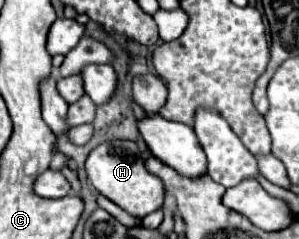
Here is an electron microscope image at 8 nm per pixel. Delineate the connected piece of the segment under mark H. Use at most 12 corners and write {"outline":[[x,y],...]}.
{"outline":[[132,141],[88,155],[98,193],[142,219],[162,207],[164,185]]}

